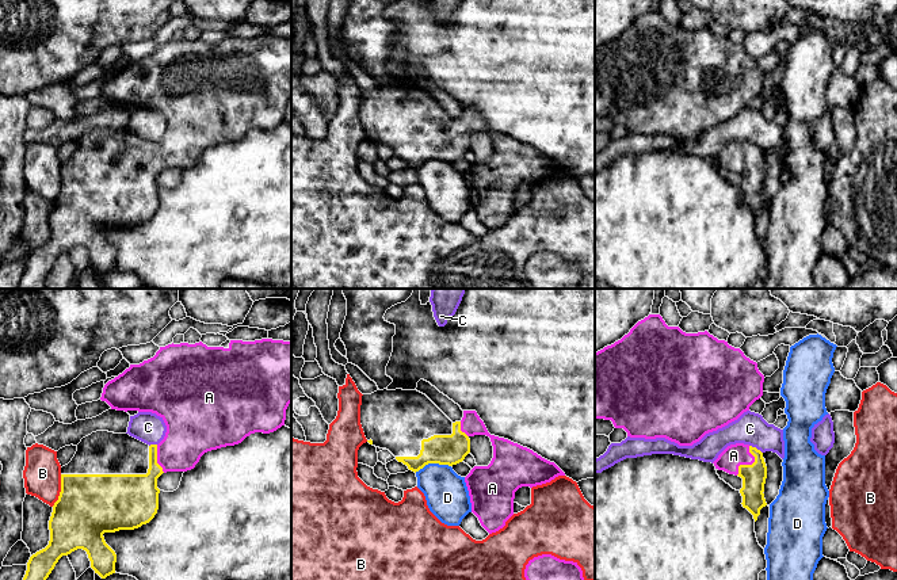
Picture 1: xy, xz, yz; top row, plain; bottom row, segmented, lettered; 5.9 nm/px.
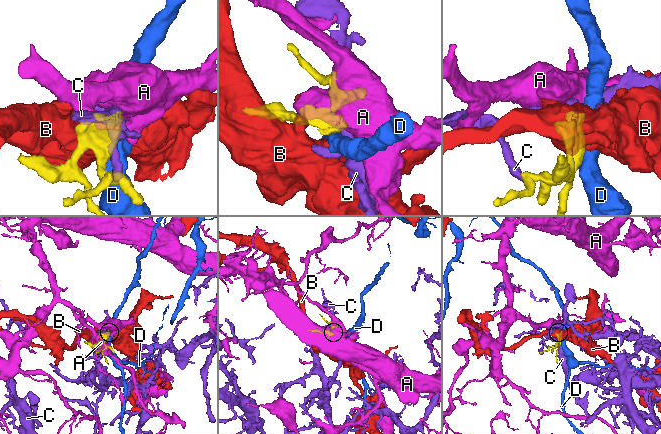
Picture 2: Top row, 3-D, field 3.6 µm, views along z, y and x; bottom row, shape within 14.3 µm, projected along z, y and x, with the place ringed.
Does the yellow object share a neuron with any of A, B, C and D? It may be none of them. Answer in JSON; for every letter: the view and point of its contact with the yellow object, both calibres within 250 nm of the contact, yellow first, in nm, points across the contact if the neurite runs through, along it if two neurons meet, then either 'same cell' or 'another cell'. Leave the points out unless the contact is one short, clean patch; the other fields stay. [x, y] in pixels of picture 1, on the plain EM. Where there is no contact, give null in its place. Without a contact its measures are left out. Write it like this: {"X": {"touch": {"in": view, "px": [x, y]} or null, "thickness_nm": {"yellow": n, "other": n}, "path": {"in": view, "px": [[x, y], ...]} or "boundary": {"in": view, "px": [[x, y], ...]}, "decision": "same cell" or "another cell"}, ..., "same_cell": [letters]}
{"A": {"touch": {"in": "yz", "px": [749, 161]}, "thickness_nm": {"yellow": 150, "other": 140}, "path": {"in": "yz", "px": [[754, 172], [749, 161], [733, 152]]}, "decision": "same cell"}, "B": {"touch": {"in": "xy", "px": [61, 187]}, "thickness_nm": {"yellow": 380, "other": 220}, "boundary": {"in": "xy", "px": [[61, 171], [61, 187], [58, 195], [52, 202]]}, "decision": "another cell"}, "C": {"touch": {"in": "yz", "px": [755, 144]}, "thickness_nm": {"yellow": 150, "other": 190}, "decision": "another cell"}, "D": {"touch": {"in": "xz", "px": [432, 159]}, "thickness_nm": {"yellow": 180, "other": 260}, "decision": "another cell"}, "same_cell": ["A"]}

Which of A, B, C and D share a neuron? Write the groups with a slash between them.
A / B / C / D

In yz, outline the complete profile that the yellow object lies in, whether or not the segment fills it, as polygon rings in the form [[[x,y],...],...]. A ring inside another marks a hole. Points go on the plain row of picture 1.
[[[736,140],[728,142],[713,160],[715,165],[743,175],[741,201],[753,211],[756,218],[760,206],[767,202],[763,190],[767,175],[763,149],[749,141]]]

